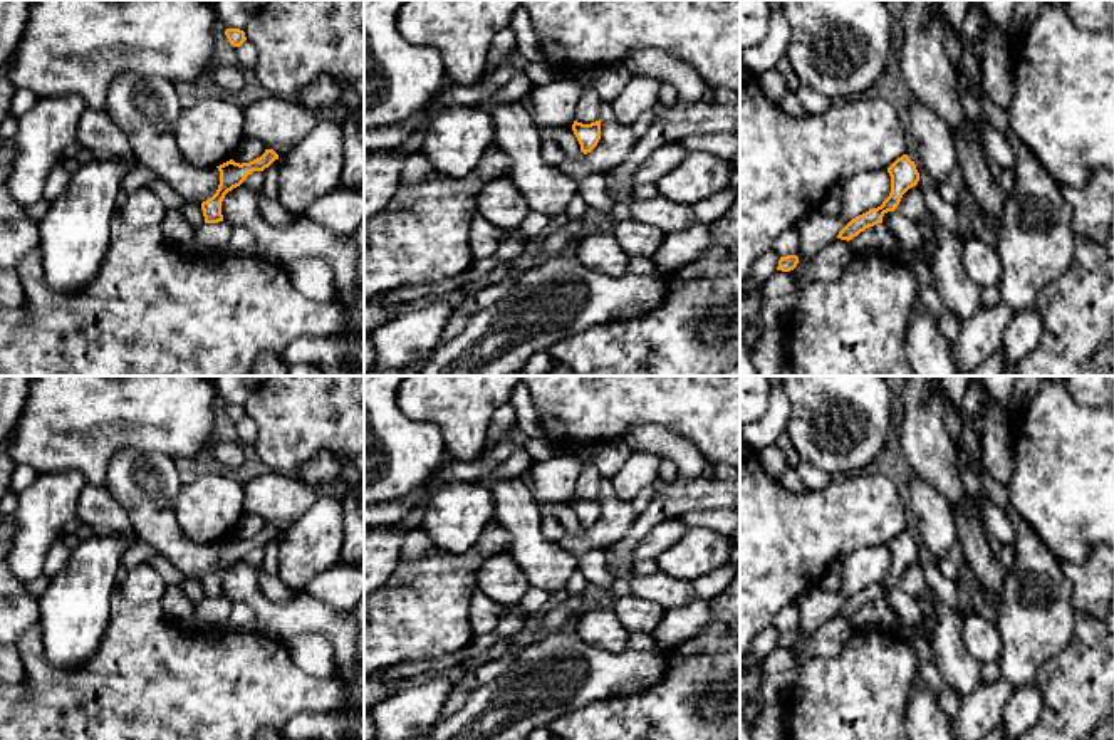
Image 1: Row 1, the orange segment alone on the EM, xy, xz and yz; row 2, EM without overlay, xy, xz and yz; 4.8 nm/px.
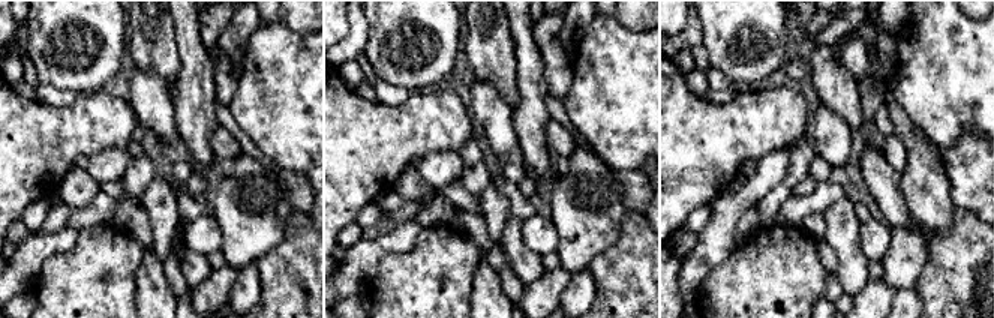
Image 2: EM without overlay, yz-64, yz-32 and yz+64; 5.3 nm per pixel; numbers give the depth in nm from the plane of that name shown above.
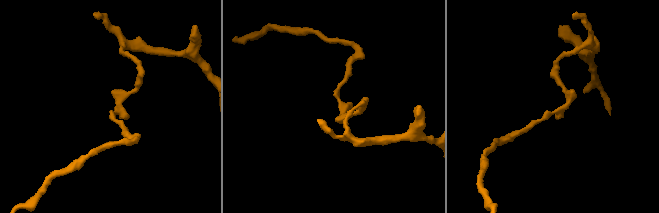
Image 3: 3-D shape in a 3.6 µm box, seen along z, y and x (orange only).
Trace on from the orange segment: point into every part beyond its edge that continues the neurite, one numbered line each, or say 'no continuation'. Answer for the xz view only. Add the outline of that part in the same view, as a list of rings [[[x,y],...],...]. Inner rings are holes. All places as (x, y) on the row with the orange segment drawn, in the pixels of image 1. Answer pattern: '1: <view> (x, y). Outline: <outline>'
no continuation

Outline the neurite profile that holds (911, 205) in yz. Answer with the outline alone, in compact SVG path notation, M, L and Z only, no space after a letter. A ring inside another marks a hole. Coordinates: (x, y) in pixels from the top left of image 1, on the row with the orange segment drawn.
M919 185L909 188L903 195L896 210L899 215L913 221L916 221L926 211L926 205L924 205L924 198L923 198Z

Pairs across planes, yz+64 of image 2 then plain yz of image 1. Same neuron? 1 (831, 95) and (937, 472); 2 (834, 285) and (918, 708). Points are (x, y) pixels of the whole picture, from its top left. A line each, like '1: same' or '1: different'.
1: same
2: different

